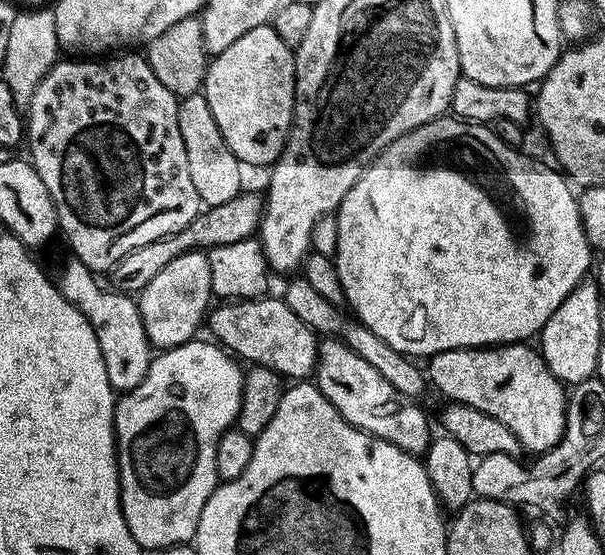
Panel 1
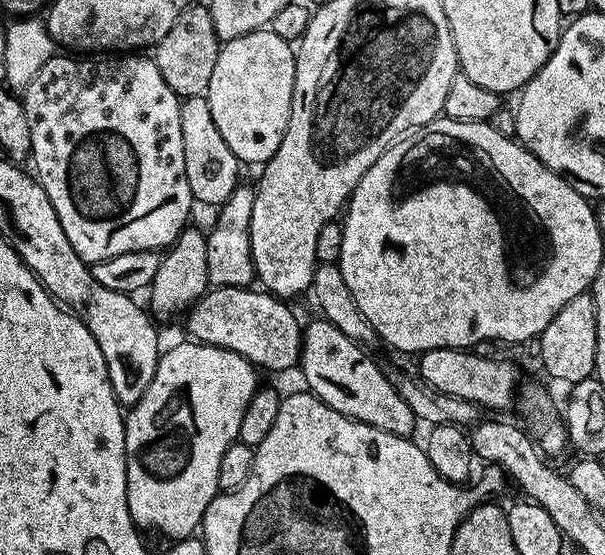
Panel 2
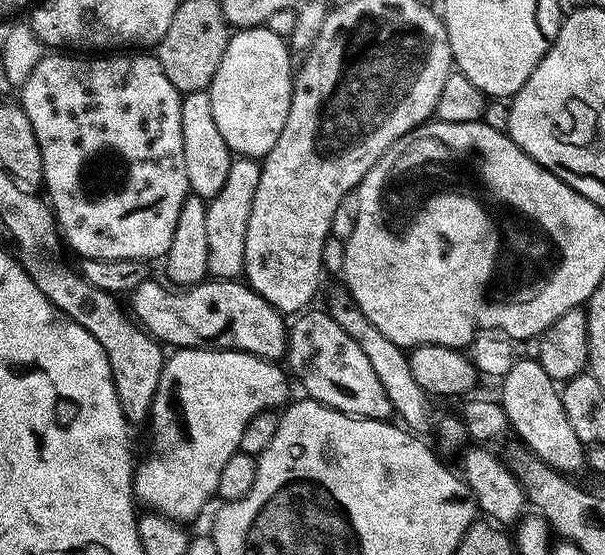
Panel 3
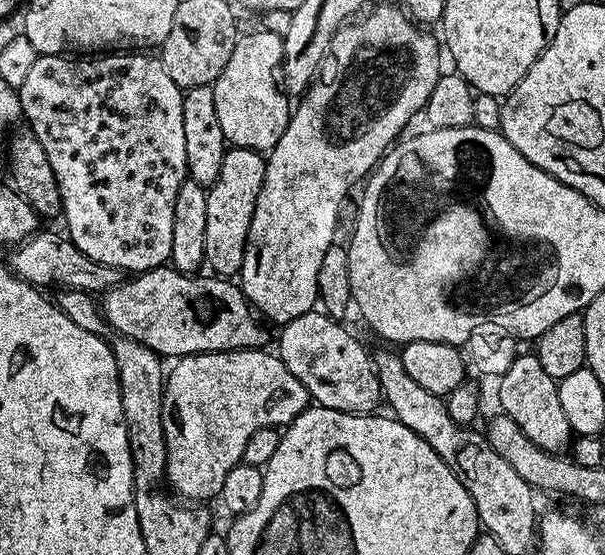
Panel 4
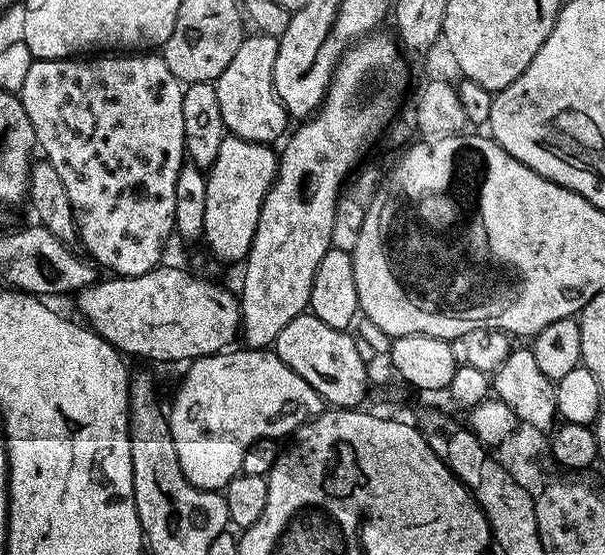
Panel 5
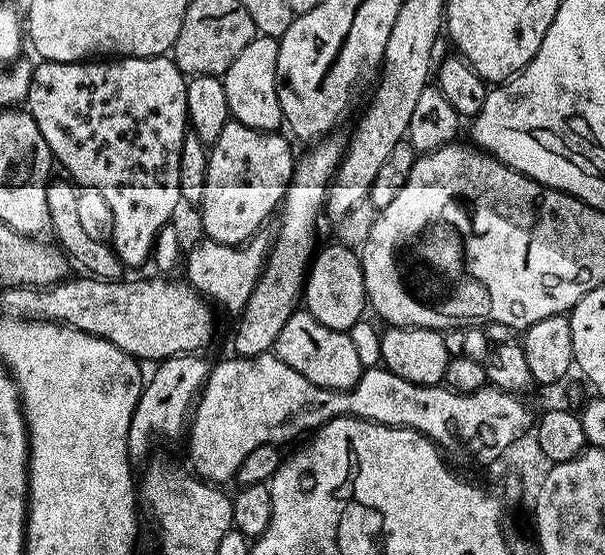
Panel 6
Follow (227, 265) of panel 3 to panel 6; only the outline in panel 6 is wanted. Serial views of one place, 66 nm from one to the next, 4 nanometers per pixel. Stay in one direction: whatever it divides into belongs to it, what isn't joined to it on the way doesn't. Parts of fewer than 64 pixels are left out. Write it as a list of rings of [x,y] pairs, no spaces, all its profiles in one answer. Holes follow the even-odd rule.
[[[229,119],[208,153],[204,193],[198,205],[203,235],[223,244],[243,244],[261,231],[260,223],[279,209],[292,181],[294,155],[279,131],[259,132]]]

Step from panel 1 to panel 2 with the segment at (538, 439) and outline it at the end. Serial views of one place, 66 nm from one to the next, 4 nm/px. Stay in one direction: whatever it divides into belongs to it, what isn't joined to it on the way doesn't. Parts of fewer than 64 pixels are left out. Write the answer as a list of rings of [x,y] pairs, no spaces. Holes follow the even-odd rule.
[[[439,348],[423,353],[419,357],[418,375],[434,390],[450,394],[454,398],[466,398],[479,404],[481,409],[513,407],[518,396],[516,390],[516,368],[504,360],[491,360],[488,356],[479,356],[479,351],[463,348]]]

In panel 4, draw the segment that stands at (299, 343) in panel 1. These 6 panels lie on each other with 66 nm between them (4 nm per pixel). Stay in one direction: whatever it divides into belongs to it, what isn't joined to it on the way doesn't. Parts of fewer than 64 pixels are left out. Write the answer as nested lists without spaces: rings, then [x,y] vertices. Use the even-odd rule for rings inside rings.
[[[165,266],[125,279],[123,284],[102,296],[102,311],[109,329],[134,338],[134,342],[142,342],[162,358],[193,356],[199,352],[239,352],[242,348],[263,349],[269,329],[244,297],[239,283],[215,274],[204,275],[185,274]]]

